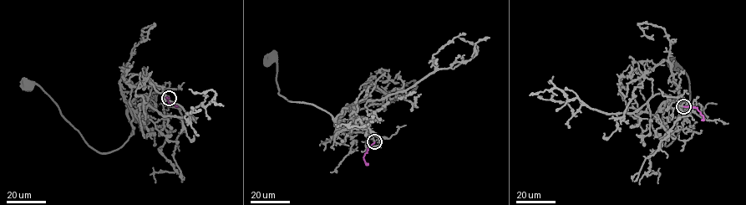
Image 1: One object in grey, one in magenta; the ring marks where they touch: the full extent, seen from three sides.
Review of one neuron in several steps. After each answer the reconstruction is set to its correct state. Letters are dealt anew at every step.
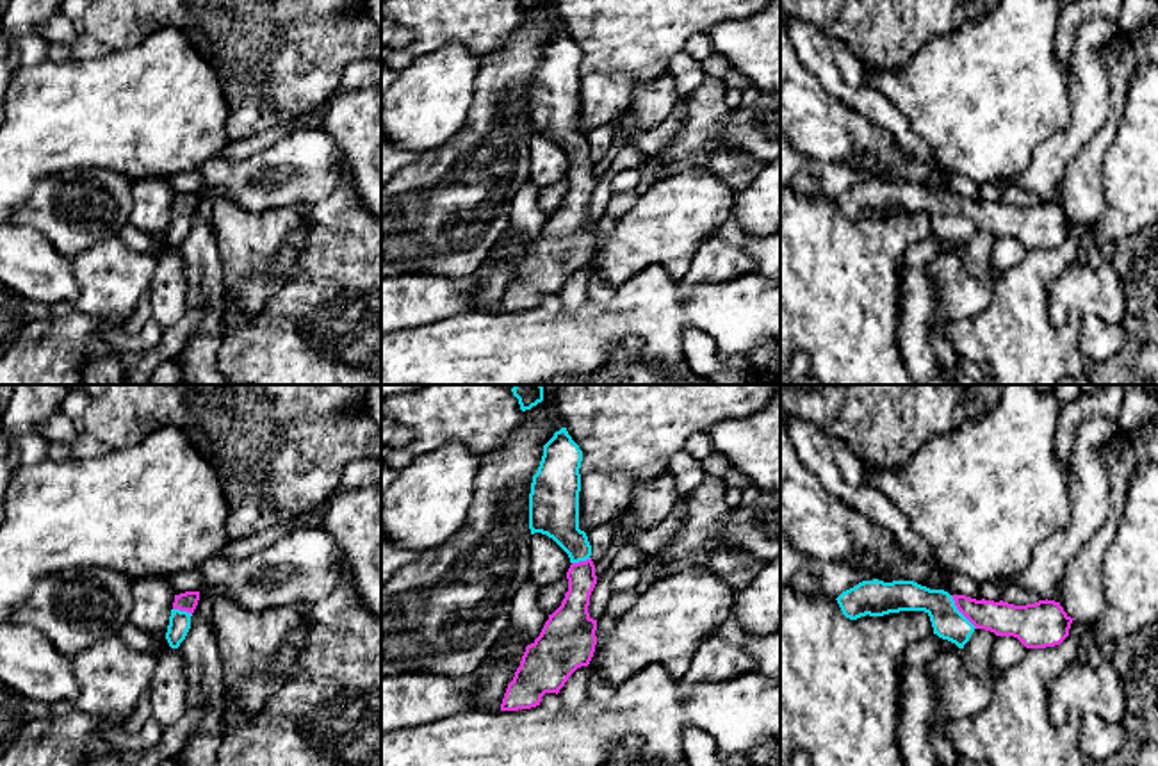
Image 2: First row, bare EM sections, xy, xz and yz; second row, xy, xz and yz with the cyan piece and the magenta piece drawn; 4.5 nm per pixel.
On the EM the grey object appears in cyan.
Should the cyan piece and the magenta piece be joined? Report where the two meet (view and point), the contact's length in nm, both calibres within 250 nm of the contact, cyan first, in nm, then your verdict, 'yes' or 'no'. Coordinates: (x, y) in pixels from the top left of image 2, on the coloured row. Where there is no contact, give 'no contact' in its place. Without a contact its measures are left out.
contact yz (959, 611); length 200 nm; calibres 150 and 150 nm; yes

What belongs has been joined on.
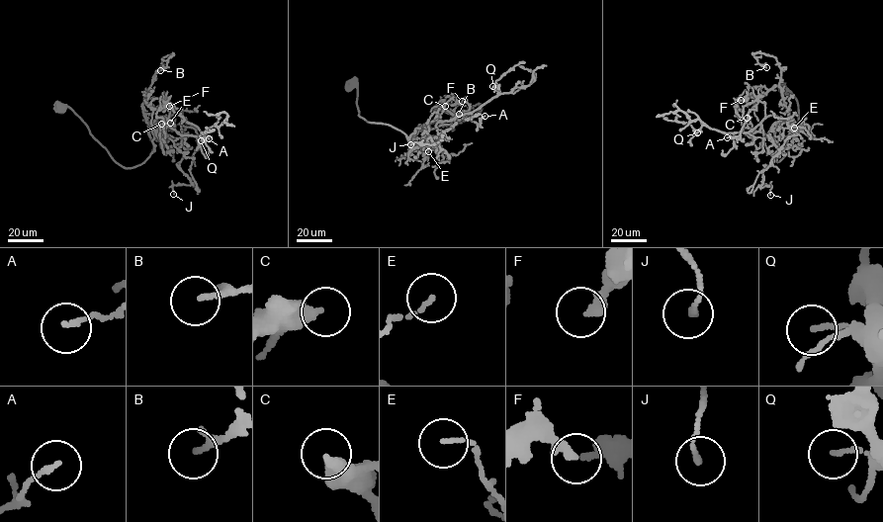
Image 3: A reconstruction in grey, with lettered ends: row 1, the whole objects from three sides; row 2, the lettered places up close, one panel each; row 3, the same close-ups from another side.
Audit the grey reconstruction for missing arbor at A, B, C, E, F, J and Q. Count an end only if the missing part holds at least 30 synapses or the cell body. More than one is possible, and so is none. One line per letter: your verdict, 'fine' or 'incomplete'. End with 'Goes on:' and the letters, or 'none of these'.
A: fine
B: fine
C: fine
E: fine
F: fine
J: fine
Q: fine
Goes on: none of these

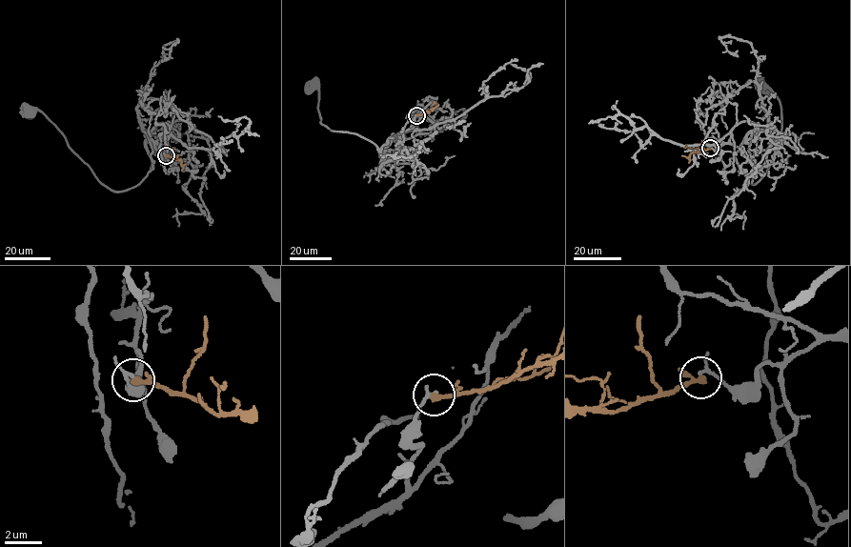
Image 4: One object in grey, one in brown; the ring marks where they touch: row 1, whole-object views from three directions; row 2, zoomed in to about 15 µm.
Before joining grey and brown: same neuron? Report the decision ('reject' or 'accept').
reject

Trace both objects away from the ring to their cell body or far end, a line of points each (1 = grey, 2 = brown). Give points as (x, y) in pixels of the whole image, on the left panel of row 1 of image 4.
1: (166, 155), (150, 136), (153, 167), (147, 175), (111, 191), (43, 112), (24, 116)
2: (166, 155), (185, 164)

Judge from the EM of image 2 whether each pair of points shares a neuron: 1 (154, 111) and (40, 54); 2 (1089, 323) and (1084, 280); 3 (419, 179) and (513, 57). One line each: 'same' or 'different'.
1: different
2: different
3: same

